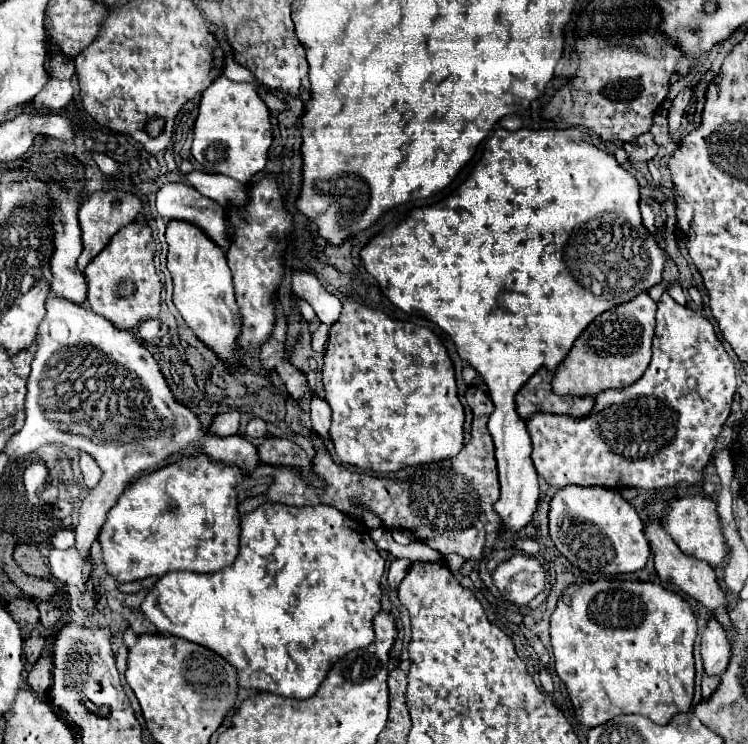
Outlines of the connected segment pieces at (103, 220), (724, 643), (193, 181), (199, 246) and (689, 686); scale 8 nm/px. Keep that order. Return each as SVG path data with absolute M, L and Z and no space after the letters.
M100 190L100 192L90 194L78 210L78 220L80 220L80 228L82 228L82 244L84 244L84 252L78 258L78 268L84 270L86 264L110 242L110 238L120 228L132 224L140 212L142 212L142 200L136 194L120 192L120 190L108 190L108 192Z
M712 618L704 630L702 638L702 662L708 676L720 676L730 662L730 644L722 626Z
M190 172L186 178L188 178L188 184L194 186L200 194L204 194L204 196L220 202L222 206L226 206L228 202L242 204L248 198L246 188L240 182L230 180L230 178L222 176L222 174Z
M170 220L166 226L168 242L168 270L174 280L172 302L178 308L180 316L194 330L194 334L212 348L222 360L236 364L236 338L240 332L240 314L234 300L232 272L226 262L226 252L194 224L184 220Z
M598 580L590 584L576 584L570 586L562 598L558 600L556 610L550 616L550 636L552 636L552 654L556 660L556 672L560 680L564 682L568 696L574 706L574 714L578 722L586 724L588 728L600 726L620 714L640 714L644 718L650 718L652 722L666 724L674 714L688 712L692 708L692 694L694 694L694 638L696 638L696 618L690 608L690 604L676 592L666 590L660 584L654 582L628 582L628 580Z

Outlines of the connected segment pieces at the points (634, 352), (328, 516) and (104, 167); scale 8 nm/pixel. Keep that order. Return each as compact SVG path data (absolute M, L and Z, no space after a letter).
M642 292L634 300L600 314L578 336L570 354L556 368L552 390L560 396L564 394L596 396L606 388L622 388L634 384L644 374L650 362L654 314L656 302L648 296L648 292Z
M262 504L260 508L256 508L254 512L248 512L240 518L240 554L236 556L236 560L214 572L214 574L198 574L198 572L166 572L156 584L154 588L146 594L144 602L142 602L142 612L146 614L146 618L158 628L160 634L174 634L178 638L186 638L190 642L202 644L214 652L218 652L220 656L224 656L230 664L236 666L238 676L240 676L240 686L244 688L258 688L264 692L272 692L272 694L280 694L280 696L288 696L288 698L310 698L310 694L314 694L320 686L320 682L324 680L330 664L338 658L342 658L346 652L350 650L358 650L358 648L366 648L372 640L374 640L374 628L372 628L372 620L374 616L380 612L380 578L384 574L386 562L380 556L376 544L372 542L368 528L364 524L360 524L356 518L342 514L336 508L318 504L318 506L286 506L286 504Z
M94 152L92 158L96 160L96 164L100 166L100 170L102 170L104 174L116 174L116 172L118 172L118 164L116 164L112 158L108 158L108 156L100 154L100 152Z

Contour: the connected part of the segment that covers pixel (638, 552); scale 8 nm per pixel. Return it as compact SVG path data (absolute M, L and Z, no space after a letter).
M566 486L550 500L548 530L558 552L584 572L622 574L644 568L650 544L642 518L618 492L602 486Z

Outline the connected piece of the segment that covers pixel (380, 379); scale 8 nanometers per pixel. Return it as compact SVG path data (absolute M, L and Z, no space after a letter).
M353 300L344 302L342 314L330 326L322 384L326 392L324 398L332 408L330 440L344 466L396 472L406 466L456 456L464 446L464 408L458 400L454 366L442 340L430 328L394 320L382 310L366 308Z

